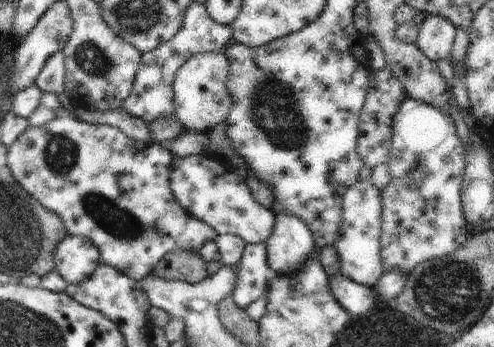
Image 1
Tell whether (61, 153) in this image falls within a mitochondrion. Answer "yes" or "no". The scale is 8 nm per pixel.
yes

